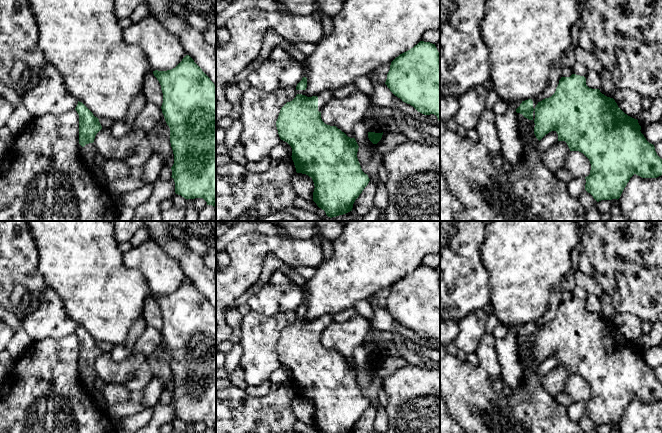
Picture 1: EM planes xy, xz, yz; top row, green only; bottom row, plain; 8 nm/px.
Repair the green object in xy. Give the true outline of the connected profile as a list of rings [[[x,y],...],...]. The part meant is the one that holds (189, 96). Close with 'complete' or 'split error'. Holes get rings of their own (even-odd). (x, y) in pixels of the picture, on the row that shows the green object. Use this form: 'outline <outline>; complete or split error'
outline [[[189,55],[175,68],[153,74],[161,85],[161,109],[170,128],[175,193],[187,200],[203,198],[216,208],[216,86]]]; complete

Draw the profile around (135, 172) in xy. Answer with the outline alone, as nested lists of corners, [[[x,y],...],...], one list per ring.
[[[131,167],[129,171],[129,177],[139,179],[143,177],[143,173],[142,167]]]

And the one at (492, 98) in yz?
[[[490,90],[487,94],[485,100],[486,109],[492,109],[495,103],[499,100],[496,92],[494,90]]]

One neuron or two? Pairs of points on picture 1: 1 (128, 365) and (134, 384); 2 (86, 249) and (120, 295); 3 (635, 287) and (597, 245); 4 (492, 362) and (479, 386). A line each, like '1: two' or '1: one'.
1: two
2: one
3: one
4: two

